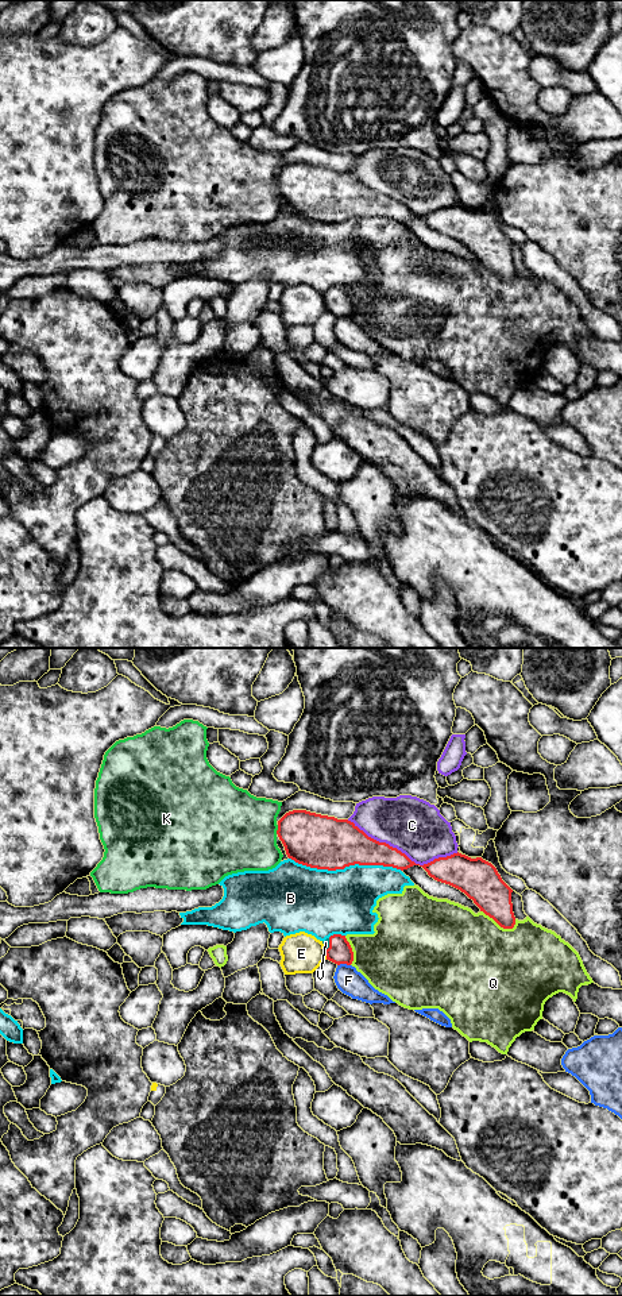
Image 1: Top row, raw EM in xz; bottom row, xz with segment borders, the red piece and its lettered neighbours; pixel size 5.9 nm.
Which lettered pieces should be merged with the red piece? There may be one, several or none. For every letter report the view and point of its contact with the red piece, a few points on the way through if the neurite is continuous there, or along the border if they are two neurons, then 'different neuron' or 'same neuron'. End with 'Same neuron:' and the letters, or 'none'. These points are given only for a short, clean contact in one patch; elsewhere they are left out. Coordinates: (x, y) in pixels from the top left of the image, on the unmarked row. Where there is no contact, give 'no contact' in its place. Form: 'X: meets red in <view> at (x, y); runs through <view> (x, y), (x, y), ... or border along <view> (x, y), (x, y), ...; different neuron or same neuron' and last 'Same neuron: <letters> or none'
B: meets red in xz at (346, 218); different neuron
C: meets red in xz at (401, 204); different neuron
E: meets red in xz at (325, 305); different neuron
F: meets red in xz at (343, 315); different neuron
K: meets red in xz at (278, 181); different neuron
Q: meets red in xz at (498, 276); different neuron
V: meets red in xz at (329, 296); same neuron
Same neuron: V

